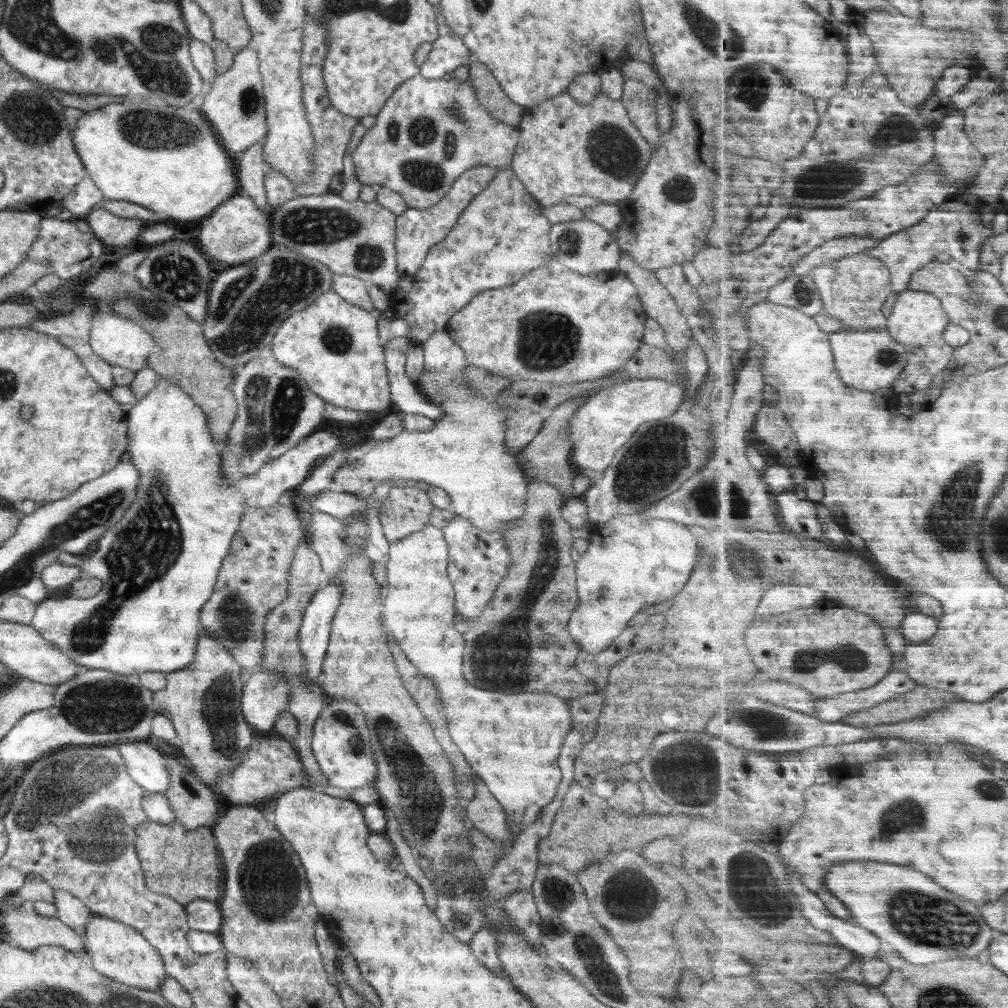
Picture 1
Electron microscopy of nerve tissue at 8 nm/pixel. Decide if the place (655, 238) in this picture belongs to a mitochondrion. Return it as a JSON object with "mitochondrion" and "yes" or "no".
{"mitochondrion":"no"}

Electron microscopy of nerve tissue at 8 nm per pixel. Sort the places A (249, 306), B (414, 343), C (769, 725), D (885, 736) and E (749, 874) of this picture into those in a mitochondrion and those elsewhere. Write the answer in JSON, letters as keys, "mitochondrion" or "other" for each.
{"A":"mitochondrion","B":"other","C":"mitochondrion","D":"other","E":"mitochondrion"}

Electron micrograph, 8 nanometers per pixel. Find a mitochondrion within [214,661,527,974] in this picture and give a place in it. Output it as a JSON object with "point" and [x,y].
{"point":[266,878]}

